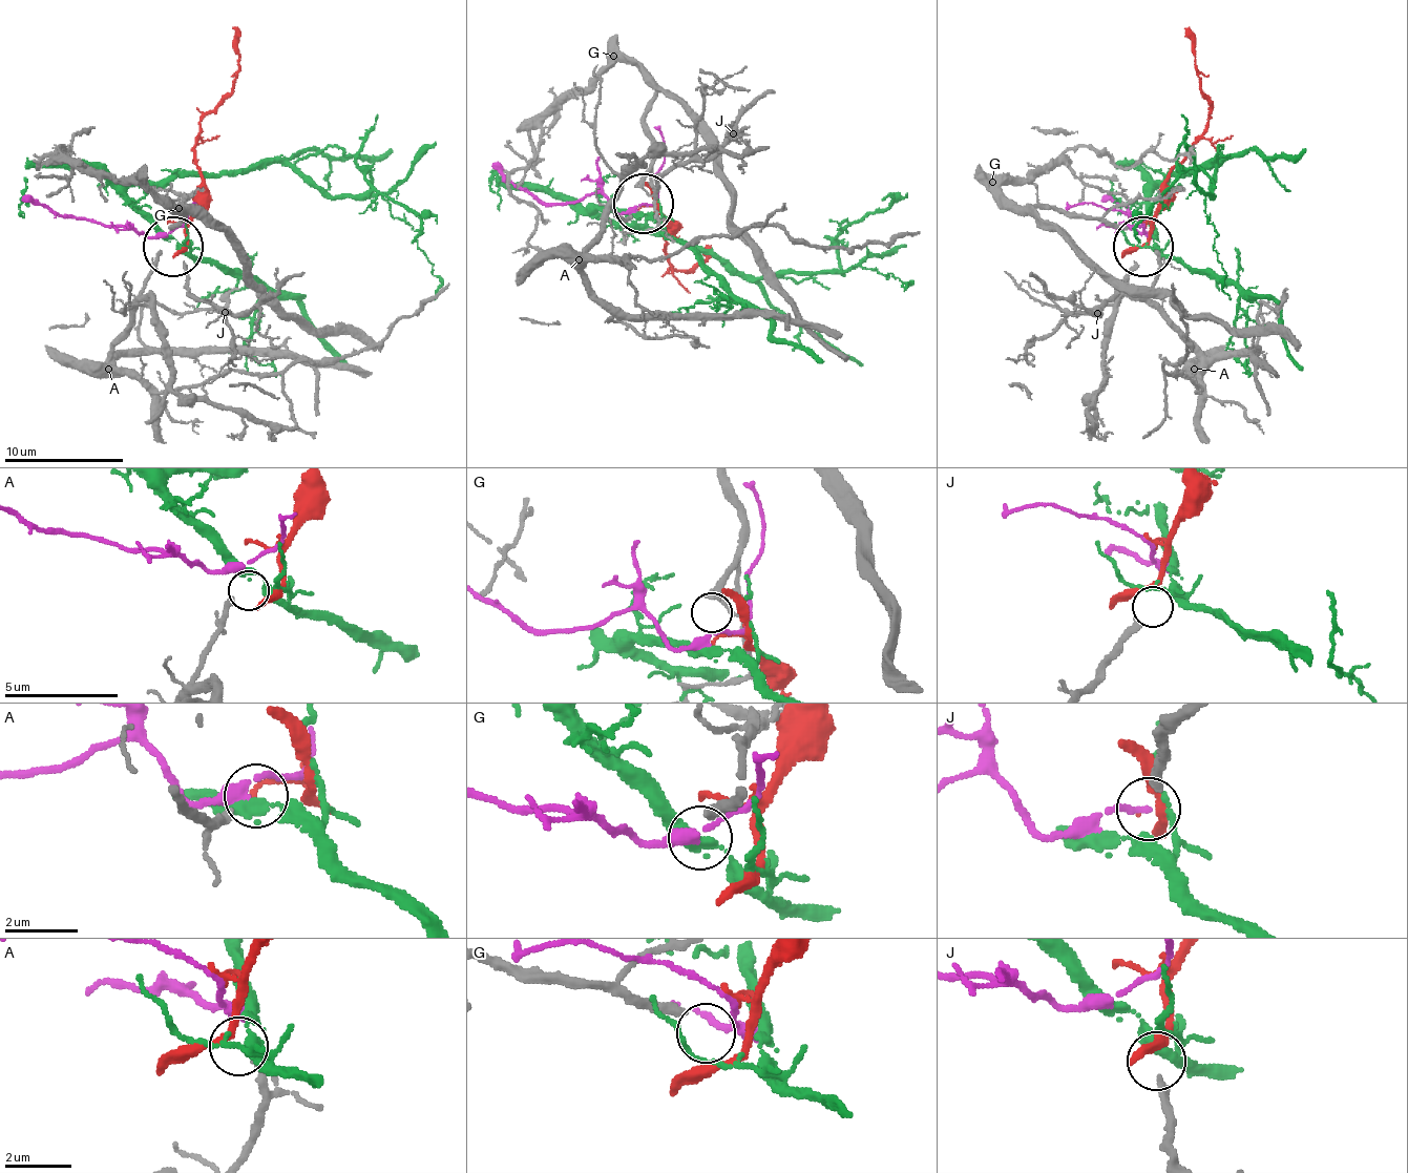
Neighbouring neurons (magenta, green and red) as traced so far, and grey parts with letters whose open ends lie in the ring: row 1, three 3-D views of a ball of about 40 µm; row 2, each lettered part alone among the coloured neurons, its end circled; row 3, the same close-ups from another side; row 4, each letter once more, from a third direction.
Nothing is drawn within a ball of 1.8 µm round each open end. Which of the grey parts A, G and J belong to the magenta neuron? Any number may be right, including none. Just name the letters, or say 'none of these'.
A

